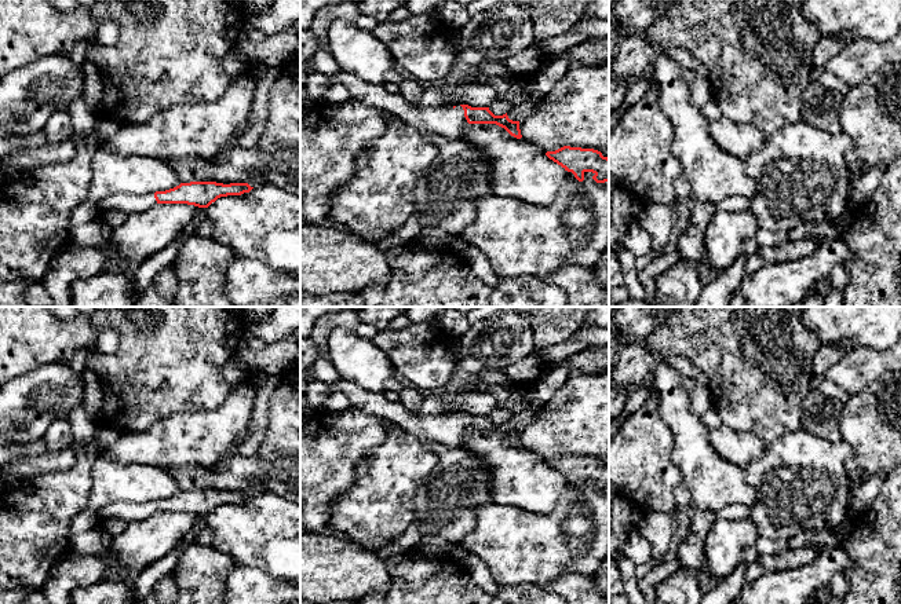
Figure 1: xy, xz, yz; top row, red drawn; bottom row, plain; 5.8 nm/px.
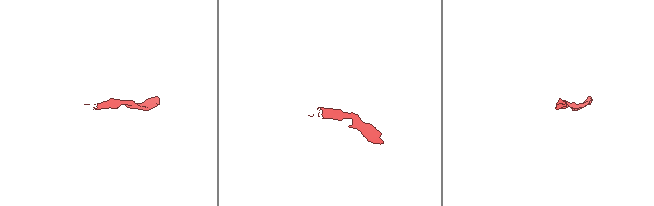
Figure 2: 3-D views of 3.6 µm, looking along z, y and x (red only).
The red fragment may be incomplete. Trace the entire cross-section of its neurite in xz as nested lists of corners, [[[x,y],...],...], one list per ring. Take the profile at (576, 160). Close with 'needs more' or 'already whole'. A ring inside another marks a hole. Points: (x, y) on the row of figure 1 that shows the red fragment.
[[[563,146],[555,151],[547,151],[546,155],[572,172],[579,182],[584,180],[586,172],[592,172],[597,183],[609,182],[609,158],[598,150]]] | already whole

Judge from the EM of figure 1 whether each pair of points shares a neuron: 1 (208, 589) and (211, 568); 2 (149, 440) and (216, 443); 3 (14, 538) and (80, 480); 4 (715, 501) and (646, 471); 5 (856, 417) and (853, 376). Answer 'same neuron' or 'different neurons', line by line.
1: same neuron
2: same neuron
3: same neuron
4: different neurons
5: different neurons

